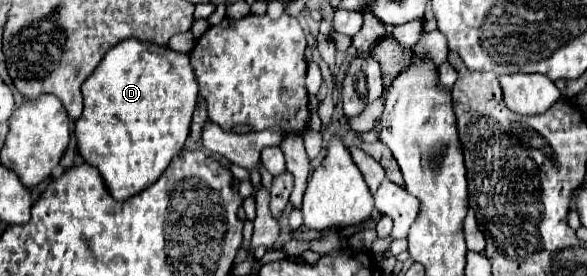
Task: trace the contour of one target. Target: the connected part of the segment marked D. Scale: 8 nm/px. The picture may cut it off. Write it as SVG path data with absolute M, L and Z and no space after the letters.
M123 40L105 54L95 72L85 80L83 100L83 114L75 122L77 150L89 166L99 170L109 194L117 202L123 202L149 188L181 152L197 102L197 80L193 78L187 54L173 52L167 46L145 46L145 42Z

